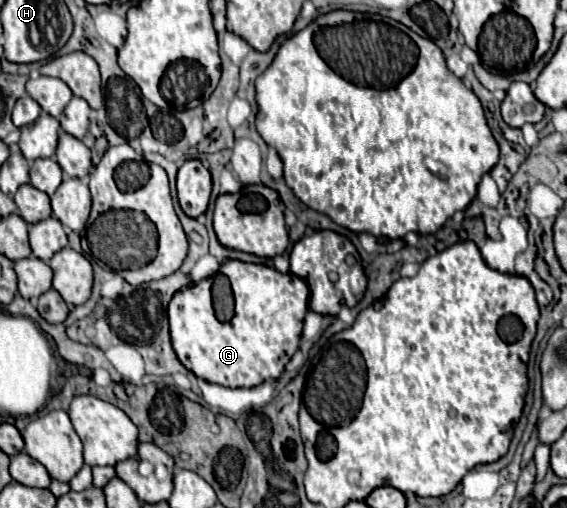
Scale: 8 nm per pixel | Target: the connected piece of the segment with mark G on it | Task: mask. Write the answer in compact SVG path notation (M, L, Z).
M236 259L224 261L220 271L230 279L232 293L236 299L236 313L228 323L216 319L211 293L212 277L176 291L174 299L168 305L171 343L180 363L196 377L202 377L210 383L218 383L224 387L254 387L268 379L278 379L280 373L284 371L286 361L298 349L300 343L302 323L308 311L306 283L292 273L280 273L262 263L244 263Z

